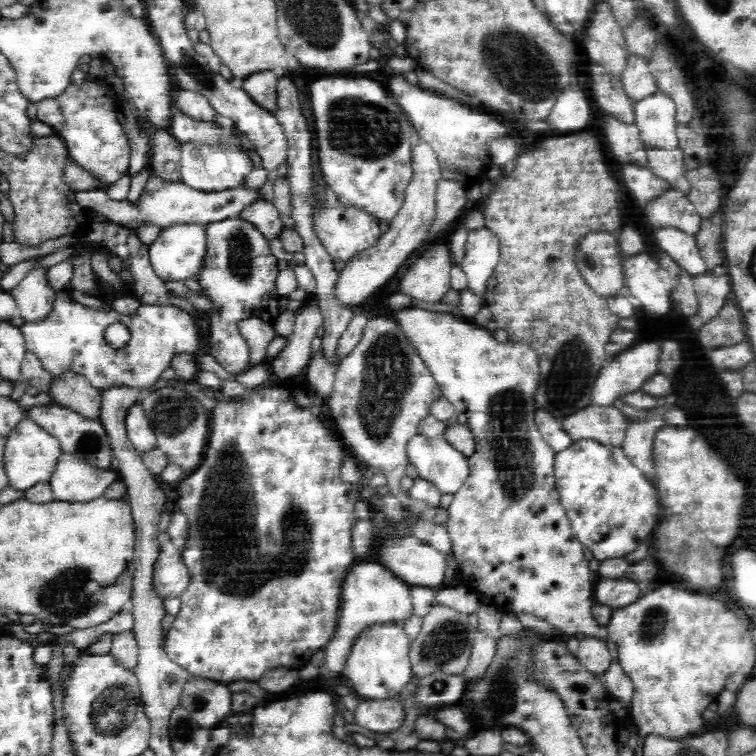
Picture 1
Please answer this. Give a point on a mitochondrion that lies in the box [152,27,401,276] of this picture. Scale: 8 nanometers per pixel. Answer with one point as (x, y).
(209, 84)

